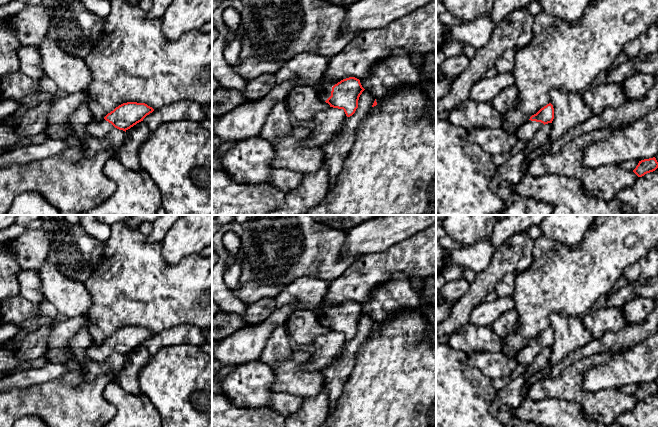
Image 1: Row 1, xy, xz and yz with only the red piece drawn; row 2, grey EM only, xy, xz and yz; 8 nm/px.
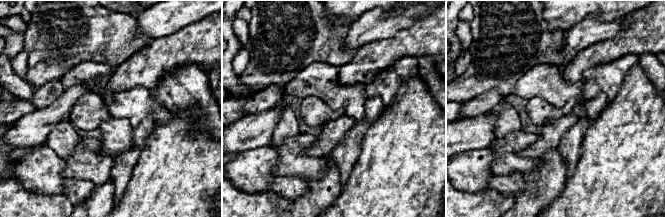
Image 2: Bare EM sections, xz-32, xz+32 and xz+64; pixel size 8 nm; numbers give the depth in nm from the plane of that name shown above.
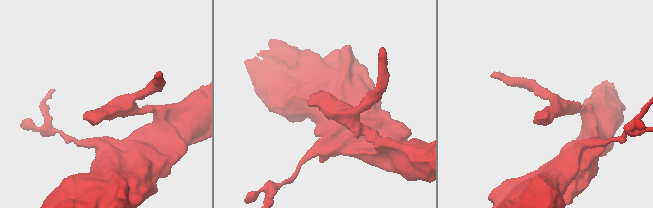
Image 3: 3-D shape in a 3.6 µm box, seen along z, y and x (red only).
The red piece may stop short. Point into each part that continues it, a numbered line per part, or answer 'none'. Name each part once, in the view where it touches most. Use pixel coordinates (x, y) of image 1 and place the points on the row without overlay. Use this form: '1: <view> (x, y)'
1: xz (306, 293)

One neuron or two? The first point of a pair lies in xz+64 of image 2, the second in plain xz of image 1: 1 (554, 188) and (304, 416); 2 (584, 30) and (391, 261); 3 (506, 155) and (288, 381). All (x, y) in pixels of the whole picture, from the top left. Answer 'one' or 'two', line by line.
1: one
2: two
3: one

